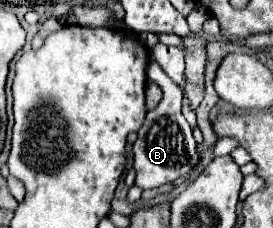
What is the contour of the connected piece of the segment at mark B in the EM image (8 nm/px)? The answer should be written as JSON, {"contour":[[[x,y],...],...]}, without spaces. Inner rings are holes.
{"contour":[[[149,58],[147,76],[149,76],[149,80],[159,84],[159,88],[163,90],[163,100],[159,102],[157,108],[147,112],[147,118],[145,118],[141,130],[137,132],[139,138],[133,144],[133,168],[137,172],[135,184],[143,190],[175,182],[177,178],[187,176],[199,162],[193,130],[181,114],[181,98],[183,98],[181,88],[159,68],[159,64],[153,58]]]}

